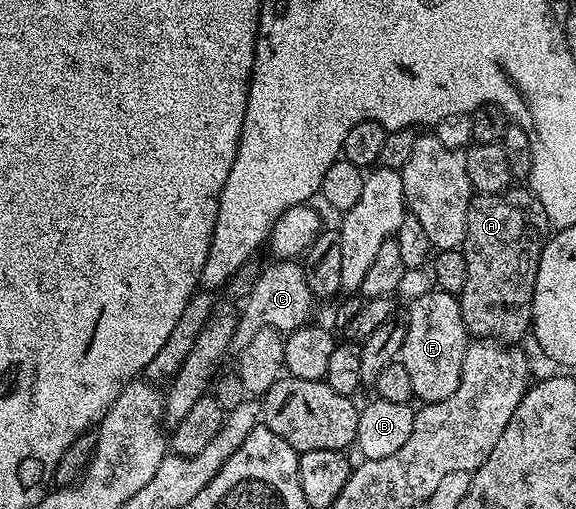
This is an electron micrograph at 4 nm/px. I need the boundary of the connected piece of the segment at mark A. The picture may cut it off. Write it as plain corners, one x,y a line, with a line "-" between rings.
508,188
501,194
475,194
467,213
467,231
461,247
465,256
465,284
457,297
468,335
475,340
519,344
531,330
533,288
549,223
541,204
526,189

